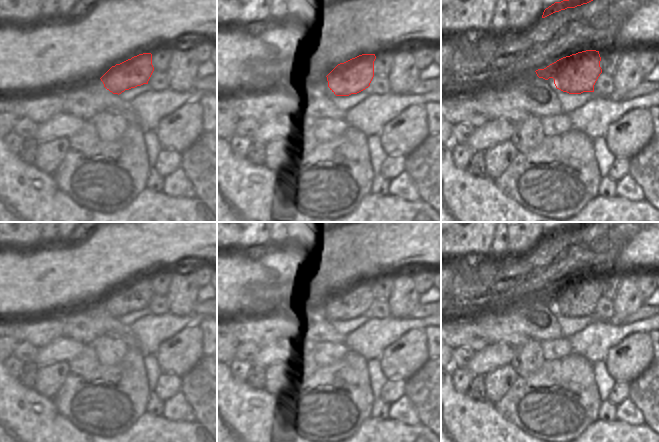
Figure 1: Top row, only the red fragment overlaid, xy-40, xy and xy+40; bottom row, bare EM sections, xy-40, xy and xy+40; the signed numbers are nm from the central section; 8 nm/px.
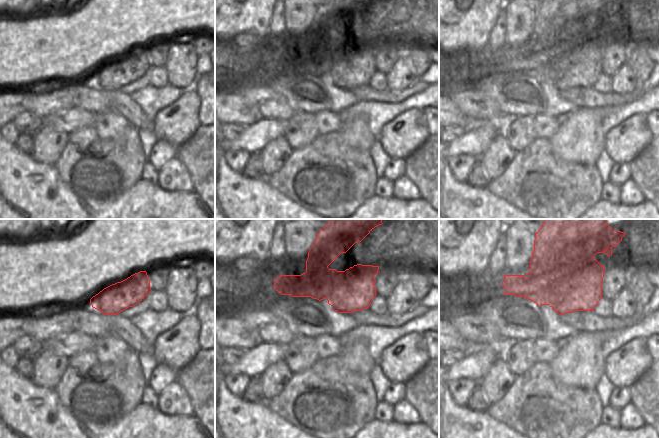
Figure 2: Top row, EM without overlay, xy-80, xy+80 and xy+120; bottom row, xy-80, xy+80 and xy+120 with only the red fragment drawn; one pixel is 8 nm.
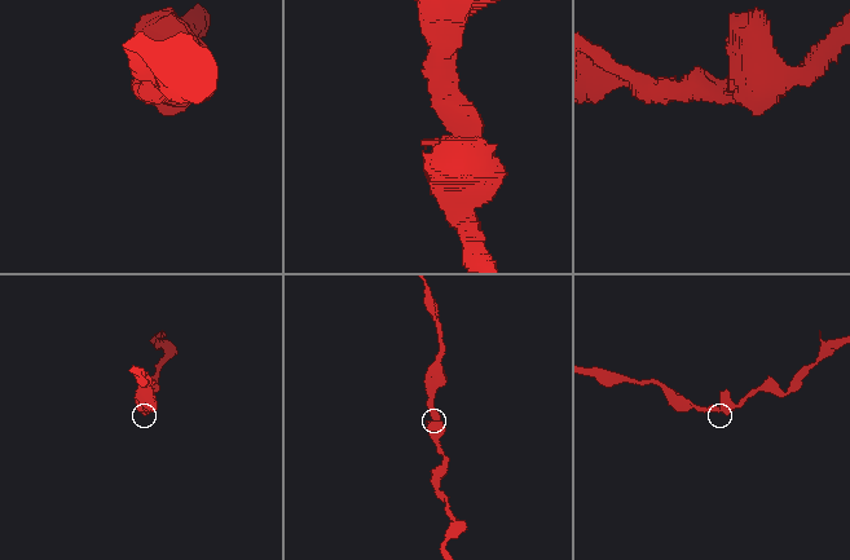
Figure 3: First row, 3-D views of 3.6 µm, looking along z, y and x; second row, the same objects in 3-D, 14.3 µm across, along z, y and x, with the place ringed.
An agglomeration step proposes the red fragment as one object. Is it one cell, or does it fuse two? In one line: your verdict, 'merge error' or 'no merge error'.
no merge error

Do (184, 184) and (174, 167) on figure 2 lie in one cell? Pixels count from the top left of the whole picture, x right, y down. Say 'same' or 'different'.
same

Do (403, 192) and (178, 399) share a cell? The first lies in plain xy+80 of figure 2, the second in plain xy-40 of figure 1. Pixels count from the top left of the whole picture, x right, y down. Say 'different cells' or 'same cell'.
same cell

